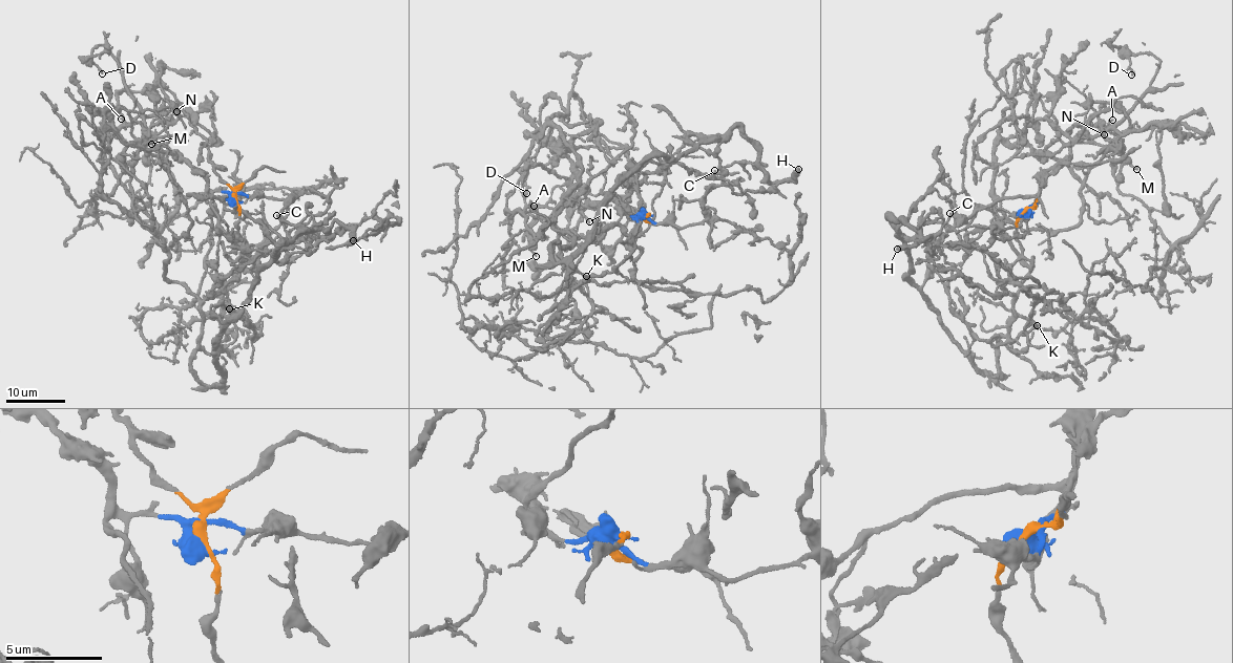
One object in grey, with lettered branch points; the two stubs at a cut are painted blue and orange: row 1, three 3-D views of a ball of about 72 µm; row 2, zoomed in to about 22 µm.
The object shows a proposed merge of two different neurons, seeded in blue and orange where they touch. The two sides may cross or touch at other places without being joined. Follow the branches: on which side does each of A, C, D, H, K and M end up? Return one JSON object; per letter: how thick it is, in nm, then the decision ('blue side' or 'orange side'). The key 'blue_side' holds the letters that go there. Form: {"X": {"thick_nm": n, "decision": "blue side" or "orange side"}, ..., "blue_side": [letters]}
{"A": {"thick_nm": 100, "decision": "blue side"}, "C": {"thick_nm": 200, "decision": "orange side"}, "D": {"thick_nm": 170, "decision": "blue side"}, "H": {"thick_nm": 550, "decision": "orange side"}, "K": {"thick_nm": 280, "decision": "orange side"}, "M": {"thick_nm": 150, "decision": "blue side"}, "blue_side": ["A", "D", "M"]}

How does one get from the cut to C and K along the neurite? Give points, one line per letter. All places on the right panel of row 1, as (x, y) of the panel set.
C: (1025, 211), (1021, 256), (999, 281), (1015, 295), (995, 375), (906, 273), (900, 235), (930, 240), (951, 213)
K: (1025, 211), (1021, 256), (999, 281), (1015, 295), (998, 373), (920, 292), (937, 271), (996, 345), (1037, 324)

